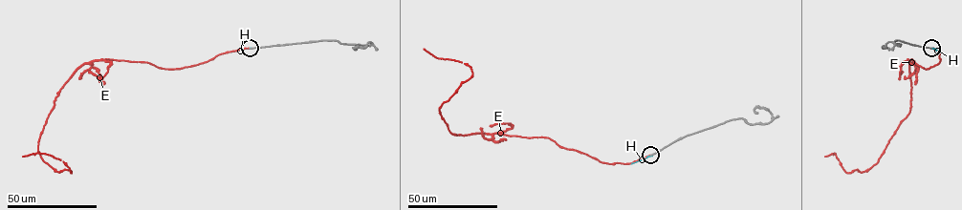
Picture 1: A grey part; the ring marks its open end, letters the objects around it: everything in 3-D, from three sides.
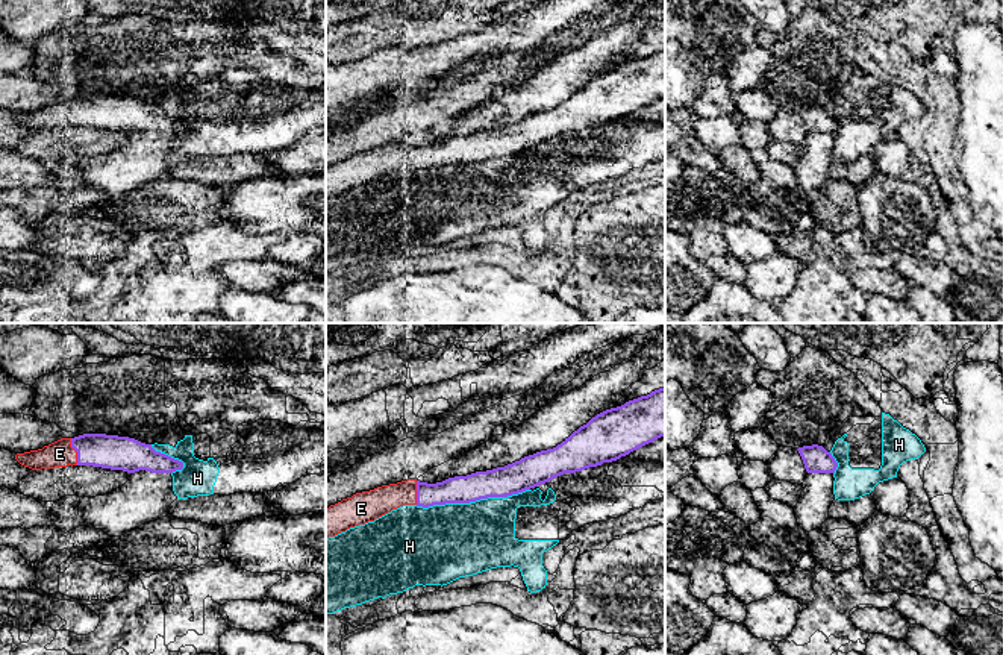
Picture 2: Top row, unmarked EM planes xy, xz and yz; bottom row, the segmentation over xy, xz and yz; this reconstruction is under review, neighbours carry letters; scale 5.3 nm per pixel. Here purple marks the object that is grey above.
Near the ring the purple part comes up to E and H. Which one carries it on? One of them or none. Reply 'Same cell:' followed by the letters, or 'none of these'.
Same cell: E

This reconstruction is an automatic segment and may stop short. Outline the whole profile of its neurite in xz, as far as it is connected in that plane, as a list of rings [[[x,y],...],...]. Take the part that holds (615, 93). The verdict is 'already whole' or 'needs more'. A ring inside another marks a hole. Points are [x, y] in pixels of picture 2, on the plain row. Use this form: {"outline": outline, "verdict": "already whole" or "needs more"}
{"outline": [[[665,47],[600,73],[556,108],[505,127],[436,144],[408,139],[342,159],[326,170],[326,200],[403,165],[429,168],[518,155],[564,133],[617,121],[661,97],[665,97]]], "verdict": "needs more"}

